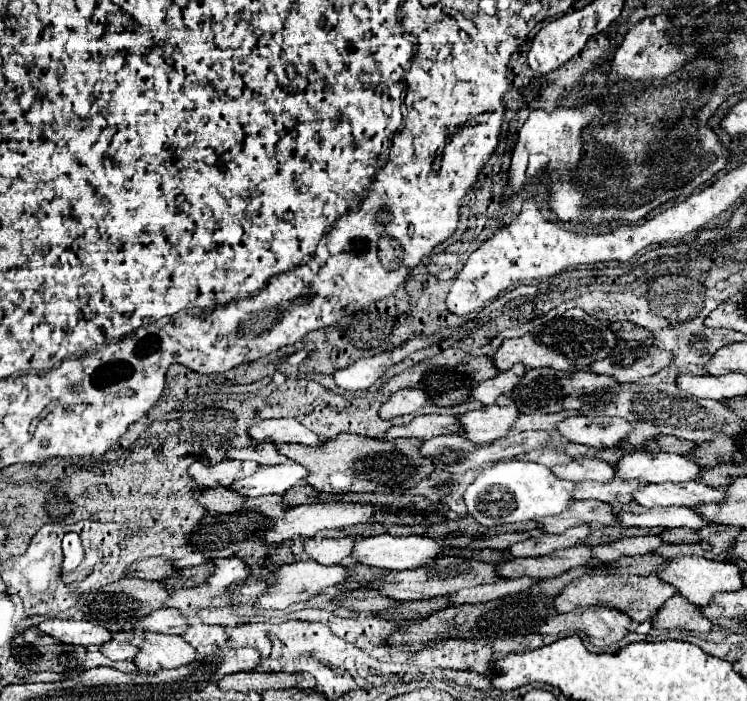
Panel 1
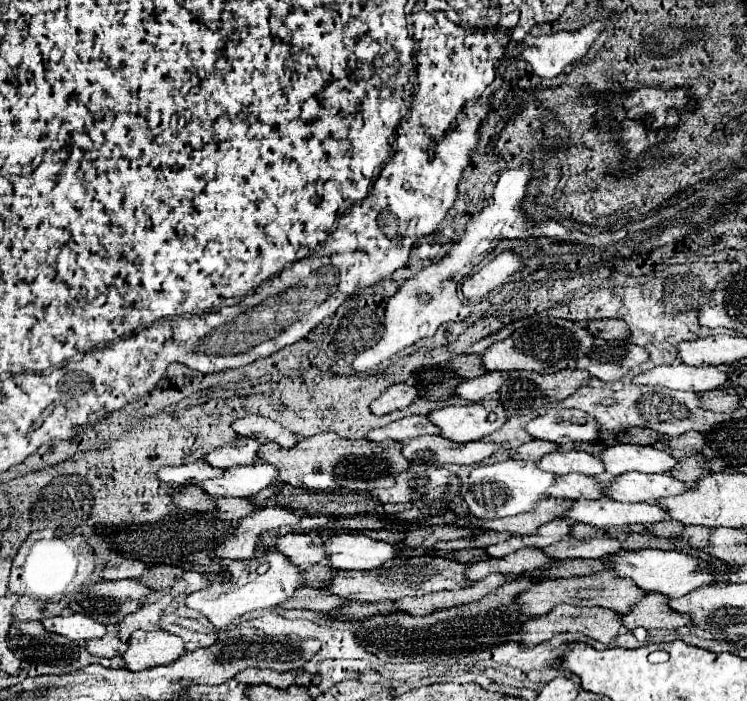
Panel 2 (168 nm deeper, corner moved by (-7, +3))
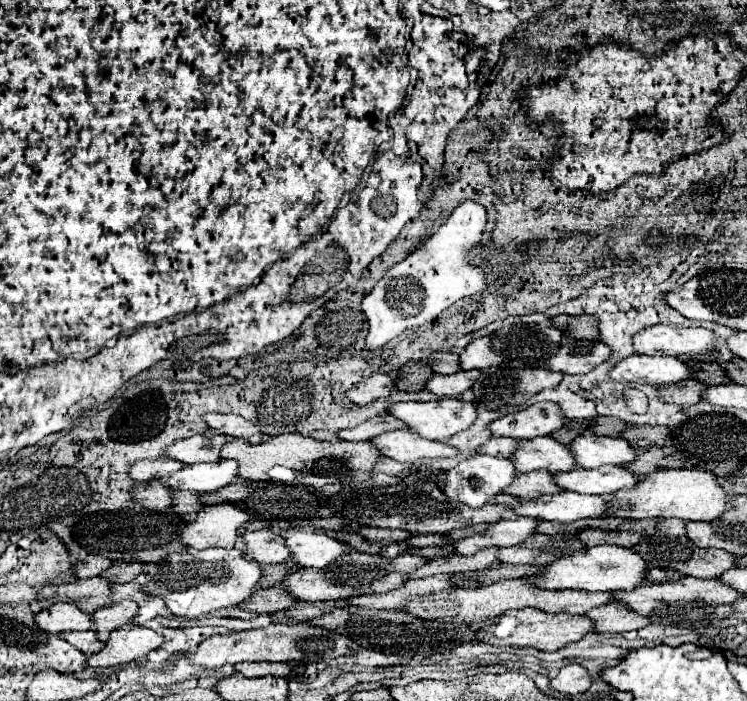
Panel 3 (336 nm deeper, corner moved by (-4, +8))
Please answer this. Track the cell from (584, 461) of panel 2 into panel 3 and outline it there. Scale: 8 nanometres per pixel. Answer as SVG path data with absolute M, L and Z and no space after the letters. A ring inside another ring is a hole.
M551 436L521 440L519 446L511 452L509 460L517 472L549 470L549 472L567 472L575 468L573 454L567 446L559 444Z

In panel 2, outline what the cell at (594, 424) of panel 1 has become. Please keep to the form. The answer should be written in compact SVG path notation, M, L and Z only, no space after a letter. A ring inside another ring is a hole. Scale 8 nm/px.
M548 409L542 417L536 417L526 425L526 431L534 439L554 441L554 443L598 443L602 425L584 411L578 409Z

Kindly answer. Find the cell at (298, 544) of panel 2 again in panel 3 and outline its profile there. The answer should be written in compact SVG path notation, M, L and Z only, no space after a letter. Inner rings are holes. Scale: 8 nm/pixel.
M259 530L259 532L245 532L241 536L243 554L259 564L273 564L273 562L285 562L289 560L289 550L283 542L283 536L273 534L271 530Z

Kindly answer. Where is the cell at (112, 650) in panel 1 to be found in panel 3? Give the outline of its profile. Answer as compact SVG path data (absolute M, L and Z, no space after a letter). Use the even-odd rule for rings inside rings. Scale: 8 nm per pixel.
M93 630L87 632L61 632L59 636L63 636L71 646L75 646L79 652L91 656L97 654L103 648L103 642L97 640L97 634L93 634Z

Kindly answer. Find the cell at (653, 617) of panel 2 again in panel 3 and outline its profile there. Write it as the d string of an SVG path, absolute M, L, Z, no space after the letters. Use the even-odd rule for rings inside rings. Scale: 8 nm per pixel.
M615 602L607 606L597 606L595 610L589 610L585 616L589 616L595 622L597 634L609 634L609 632L629 632L639 630L649 624L649 620L641 614L633 614L629 610L621 610Z

